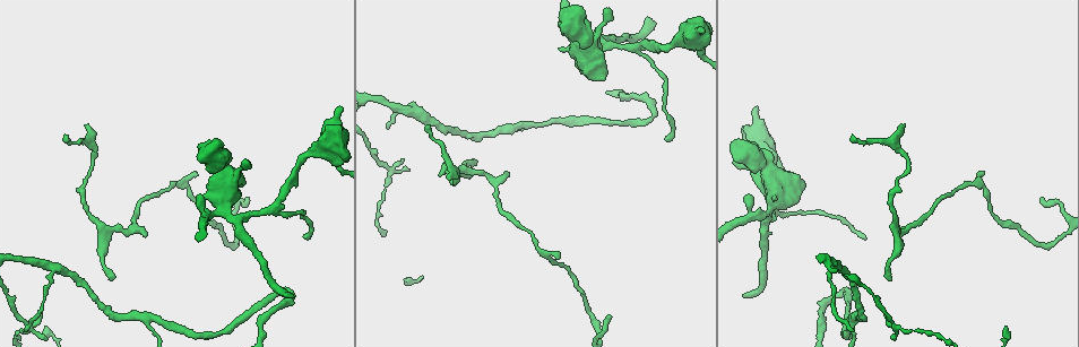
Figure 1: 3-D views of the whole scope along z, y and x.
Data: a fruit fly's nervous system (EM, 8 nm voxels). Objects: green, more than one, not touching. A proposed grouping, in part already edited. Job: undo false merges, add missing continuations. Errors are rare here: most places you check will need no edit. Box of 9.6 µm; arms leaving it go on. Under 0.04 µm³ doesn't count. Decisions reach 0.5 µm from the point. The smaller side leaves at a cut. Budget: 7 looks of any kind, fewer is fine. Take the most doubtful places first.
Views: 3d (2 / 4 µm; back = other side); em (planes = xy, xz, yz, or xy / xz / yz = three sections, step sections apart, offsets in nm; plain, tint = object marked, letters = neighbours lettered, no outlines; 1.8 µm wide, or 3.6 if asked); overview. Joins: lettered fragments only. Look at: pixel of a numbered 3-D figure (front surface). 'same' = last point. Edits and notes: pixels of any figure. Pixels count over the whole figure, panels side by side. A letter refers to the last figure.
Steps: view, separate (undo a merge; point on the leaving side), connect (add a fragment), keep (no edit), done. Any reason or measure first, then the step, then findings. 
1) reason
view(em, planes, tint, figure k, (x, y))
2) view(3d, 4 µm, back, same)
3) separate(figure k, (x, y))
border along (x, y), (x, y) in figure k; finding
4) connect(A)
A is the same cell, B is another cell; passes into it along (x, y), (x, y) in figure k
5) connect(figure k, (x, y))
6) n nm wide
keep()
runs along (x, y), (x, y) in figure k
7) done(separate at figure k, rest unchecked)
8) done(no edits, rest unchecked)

branch stops here
view(em, planes, letters, figure 1, (648, 19))

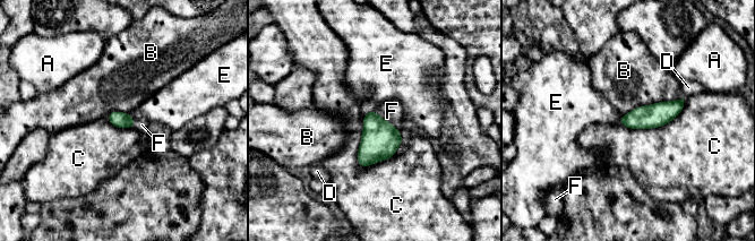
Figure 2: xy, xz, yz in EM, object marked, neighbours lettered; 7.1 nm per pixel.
110 nm wide
connect(F)
F is the same cell, A, B, C, D and E are other cells; passes into it along (379, 141), (386, 120), (392, 111) in figure 2; the neuron continues

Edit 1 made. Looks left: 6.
view(overview)

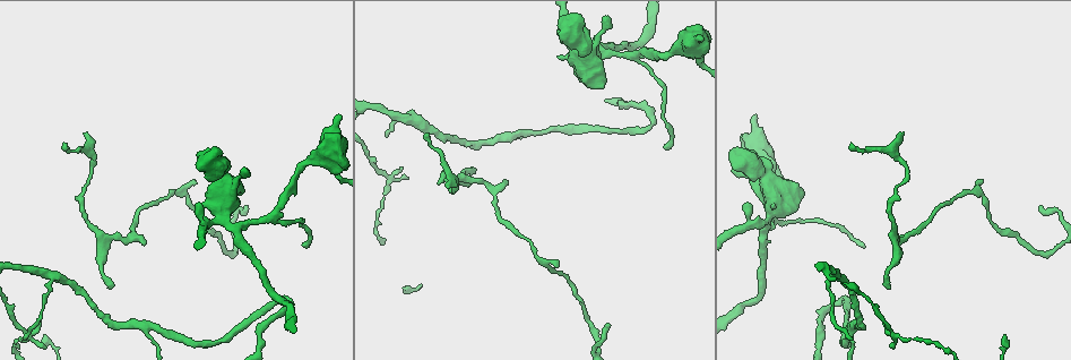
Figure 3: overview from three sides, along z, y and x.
thin neck
view(em, yz, step 4, tint, figure 3, (218, 173))

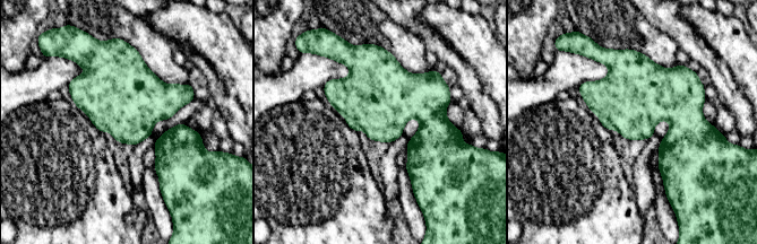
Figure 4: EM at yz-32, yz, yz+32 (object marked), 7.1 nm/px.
cut it another way
view(em, planes, tint, same)

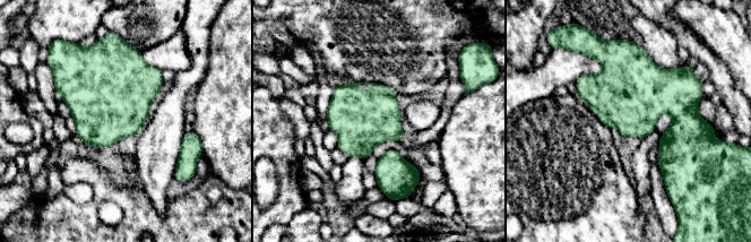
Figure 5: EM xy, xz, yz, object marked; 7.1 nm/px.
what lies round it
view(em, planes, letters, same)

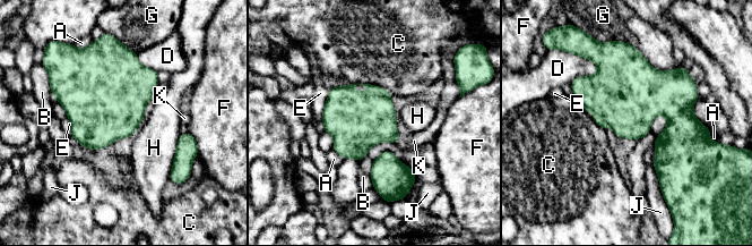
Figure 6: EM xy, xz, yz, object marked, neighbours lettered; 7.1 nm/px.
keep()
A, B, C, D, E, F, G, H, J and K are other cells; border along (181, 135), (169, 176) in figure 6; one neuron here

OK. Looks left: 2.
thin end
view(3d, 4 µm, back, figure 3, (470, 176))

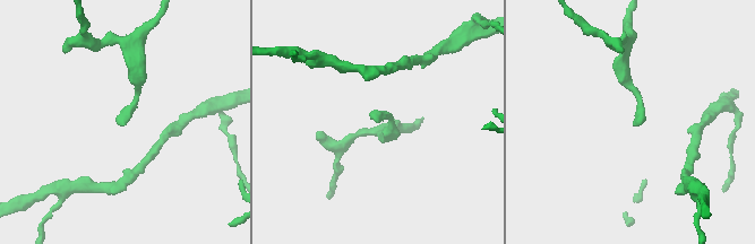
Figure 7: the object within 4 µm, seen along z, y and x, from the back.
view(em, xz, step 8, letters, figure 7, (377, 122))

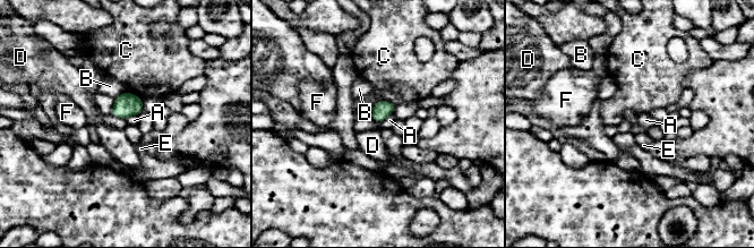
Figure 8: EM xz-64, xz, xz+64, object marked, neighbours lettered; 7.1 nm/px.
120 nm wide; C touches over 160 nm
keep()
A, B, C, D, E and F are other cells; no lettered fragment goes on from it

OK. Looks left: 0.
done(connect at figure 2, rest unchecked)

